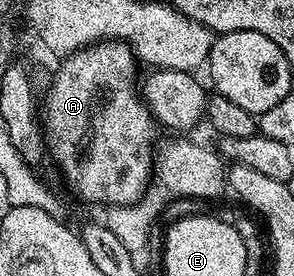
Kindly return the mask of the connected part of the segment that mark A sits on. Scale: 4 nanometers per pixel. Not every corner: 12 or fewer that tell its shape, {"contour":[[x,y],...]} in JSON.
{"contour":[[119,39],[42,95],[47,154],[88,203],[138,202],[158,127]]}

